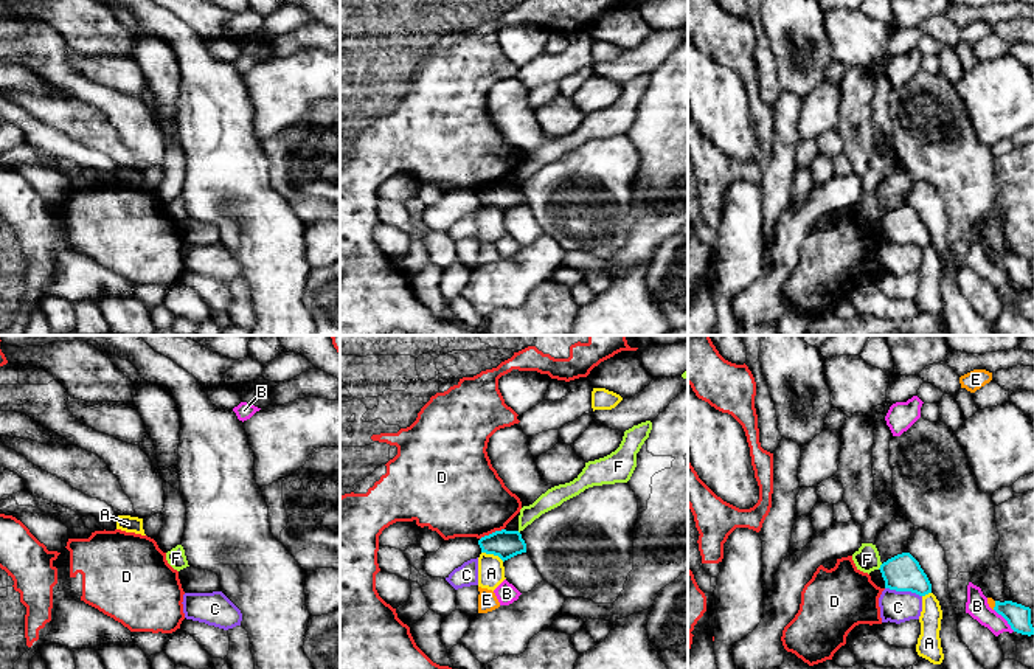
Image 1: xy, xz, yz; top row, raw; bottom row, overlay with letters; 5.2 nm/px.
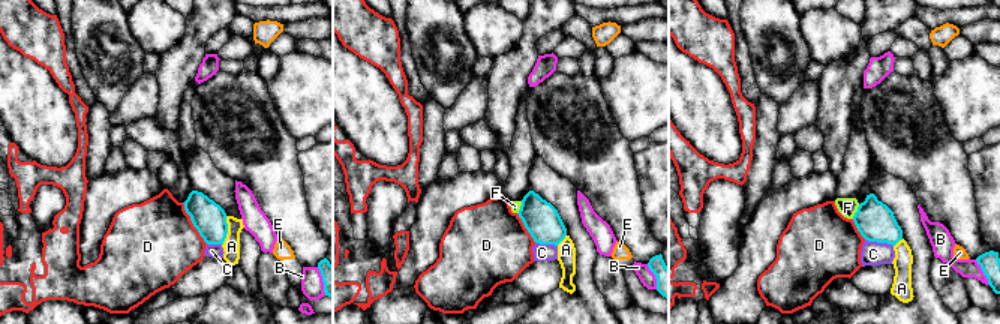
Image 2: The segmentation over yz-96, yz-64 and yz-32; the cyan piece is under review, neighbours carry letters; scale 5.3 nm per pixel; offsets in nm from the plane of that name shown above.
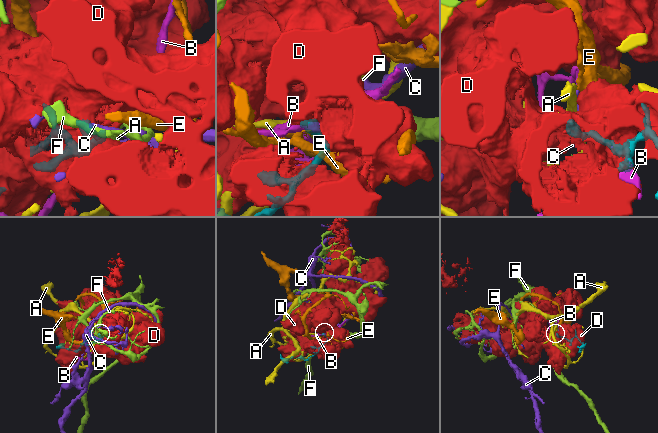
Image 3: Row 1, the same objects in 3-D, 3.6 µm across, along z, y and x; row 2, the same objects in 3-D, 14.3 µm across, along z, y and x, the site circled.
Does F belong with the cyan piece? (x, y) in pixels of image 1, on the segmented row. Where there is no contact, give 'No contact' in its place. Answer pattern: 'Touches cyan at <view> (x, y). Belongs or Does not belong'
Touches cyan at yz (881, 567). Does not belong

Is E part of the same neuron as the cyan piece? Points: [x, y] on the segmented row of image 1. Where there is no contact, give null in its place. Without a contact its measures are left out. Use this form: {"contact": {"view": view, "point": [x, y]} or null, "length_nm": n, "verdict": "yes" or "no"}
{"contact": {"view": "yz", "point": [995, 606]}, "length_nm": 50, "verdict": "no"}

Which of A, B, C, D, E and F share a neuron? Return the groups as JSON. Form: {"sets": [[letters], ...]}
{"sets": [["A"], ["B"], ["C"], ["D"], ["E"], ["F"]]}

